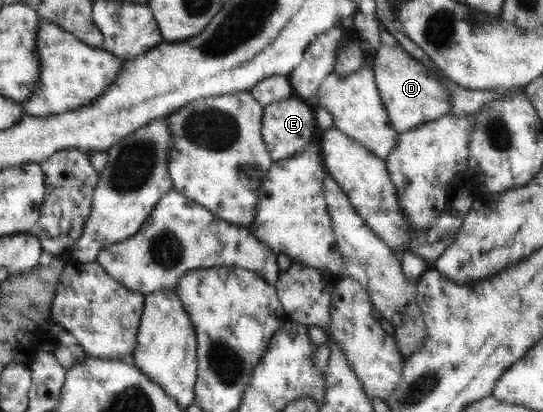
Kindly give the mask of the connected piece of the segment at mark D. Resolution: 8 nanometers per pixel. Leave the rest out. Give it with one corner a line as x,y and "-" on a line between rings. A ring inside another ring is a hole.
381,44
372,64
374,80
377,84
379,96
384,104
384,109
388,114
391,126
396,133
409,132
421,123
430,123
449,114
451,105
448,93
445,90
447,87
444,87
444,84
442,84
440,80
436,80
436,76
434,76
430,70
426,70
426,68
422,66
422,62
418,62
418,60
408,54
404,48
400,46
384,46

